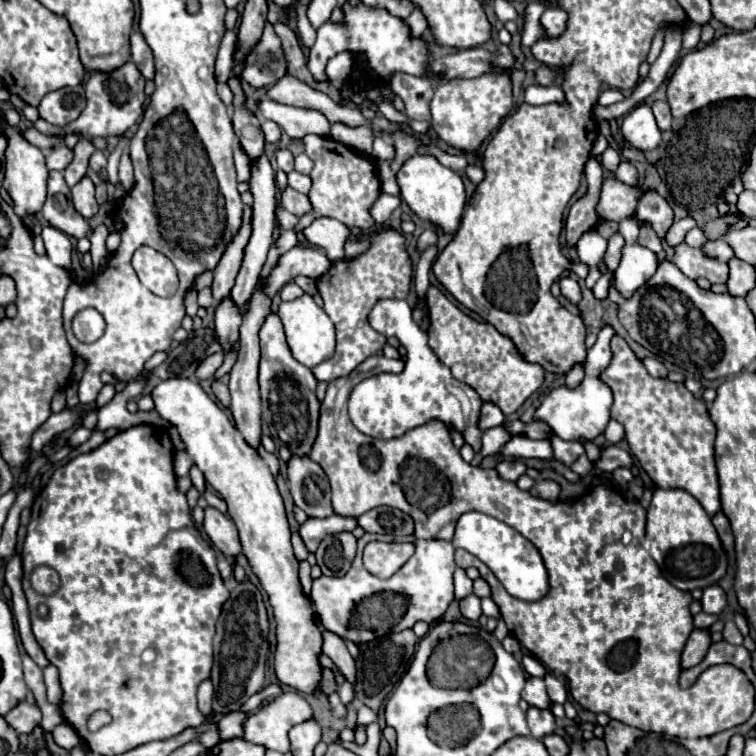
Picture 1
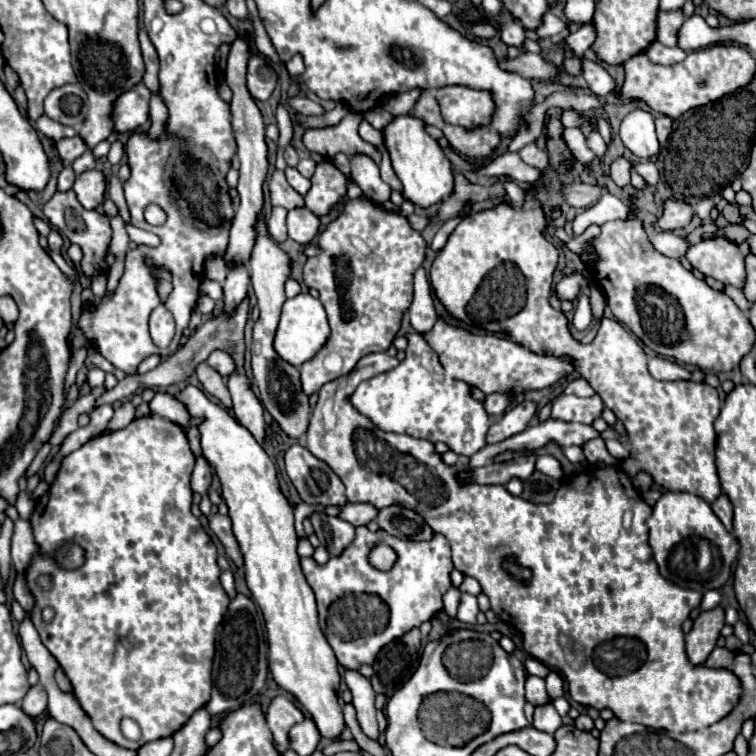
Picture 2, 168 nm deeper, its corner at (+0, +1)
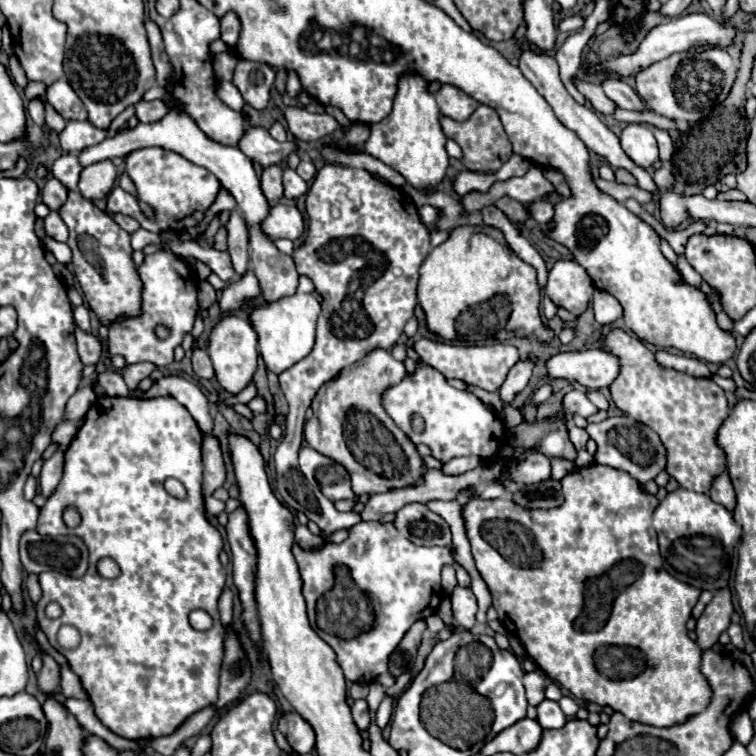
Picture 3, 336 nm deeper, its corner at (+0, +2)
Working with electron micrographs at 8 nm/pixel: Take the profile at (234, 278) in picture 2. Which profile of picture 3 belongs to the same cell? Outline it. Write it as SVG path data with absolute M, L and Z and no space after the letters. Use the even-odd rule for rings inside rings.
M232 211L226 229L228 229L228 253L236 277L242 277L248 271L248 227L244 219L236 211Z

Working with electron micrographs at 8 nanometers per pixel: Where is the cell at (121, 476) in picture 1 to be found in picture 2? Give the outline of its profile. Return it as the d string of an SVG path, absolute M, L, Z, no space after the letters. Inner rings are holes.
M158 416L134 418L126 428L98 434L98 436L90 438L82 448L78 448L70 456L66 456L62 466L60 466L60 472L56 476L56 482L50 486L50 490L44 496L38 498L36 510L30 518L34 538L40 544L40 552L42 552L42 556L38 556L26 572L28 588L32 590L32 594L36 598L32 622L34 622L38 634L42 638L42 644L50 650L50 654L58 660L58 664L64 668L66 676L70 678L70 682L74 686L74 696L82 704L84 712L90 716L94 728L102 736L106 736L108 740L116 742L118 746L130 748L130 750L138 750L140 746L144 746L146 742L152 742L152 740L172 736L176 730L180 730L188 722L188 718L198 708L202 708L210 700L210 692L212 692L212 674L210 672L212 672L212 660L214 660L214 652L216 652L216 646L214 646L216 626L222 622L222 618L228 610L230 598L226 596L226 592L220 586L220 568L216 564L216 546L210 540L210 536L206 534L200 520L192 514L192 488L190 488L192 466L194 466L194 454L190 450L188 438L186 438L180 424L174 424L174 422L170 422L166 418L158 418ZM66 540L80 542L80 546L84 546L84 550L88 554L86 562L80 570L60 570L48 558L48 554ZM42 574L50 574L50 588L48 590L42 590L36 582L38 576L42 576ZM46 606L54 608L54 612L56 612L50 622L42 620L42 610ZM122 718L132 718L140 726L140 730L142 730L140 738L142 740L132 742L132 740L124 738L124 734L120 730Z

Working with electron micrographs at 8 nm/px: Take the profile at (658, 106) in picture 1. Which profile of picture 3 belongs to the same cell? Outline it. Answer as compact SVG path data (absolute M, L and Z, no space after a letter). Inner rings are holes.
M654 127L654 137L658 141L658 149L660 149L660 159L662 161L668 161L674 153L674 143L672 143L672 137L668 135L668 131L664 129L656 129Z

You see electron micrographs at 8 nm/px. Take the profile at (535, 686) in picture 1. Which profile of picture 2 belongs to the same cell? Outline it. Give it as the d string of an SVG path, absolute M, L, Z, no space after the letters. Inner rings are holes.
M528 676L526 678L526 700L532 706L540 706L540 704L550 702L550 698L546 694L546 684L544 684L542 678L538 678L538 676Z

